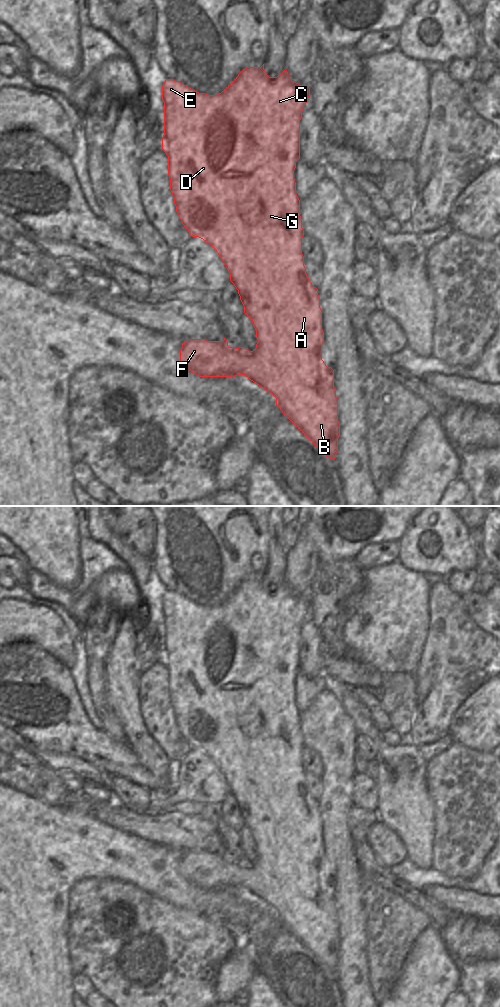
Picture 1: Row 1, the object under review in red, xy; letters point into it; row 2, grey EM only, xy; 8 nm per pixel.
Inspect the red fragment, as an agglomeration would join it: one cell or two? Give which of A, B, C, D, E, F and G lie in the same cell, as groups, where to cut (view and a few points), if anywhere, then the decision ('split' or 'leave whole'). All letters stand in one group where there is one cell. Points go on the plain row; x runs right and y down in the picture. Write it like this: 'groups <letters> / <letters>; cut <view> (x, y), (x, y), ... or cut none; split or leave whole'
groups A B C D E F G; cut none; leave whole

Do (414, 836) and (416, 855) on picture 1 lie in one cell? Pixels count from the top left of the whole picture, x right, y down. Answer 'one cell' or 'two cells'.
one cell

